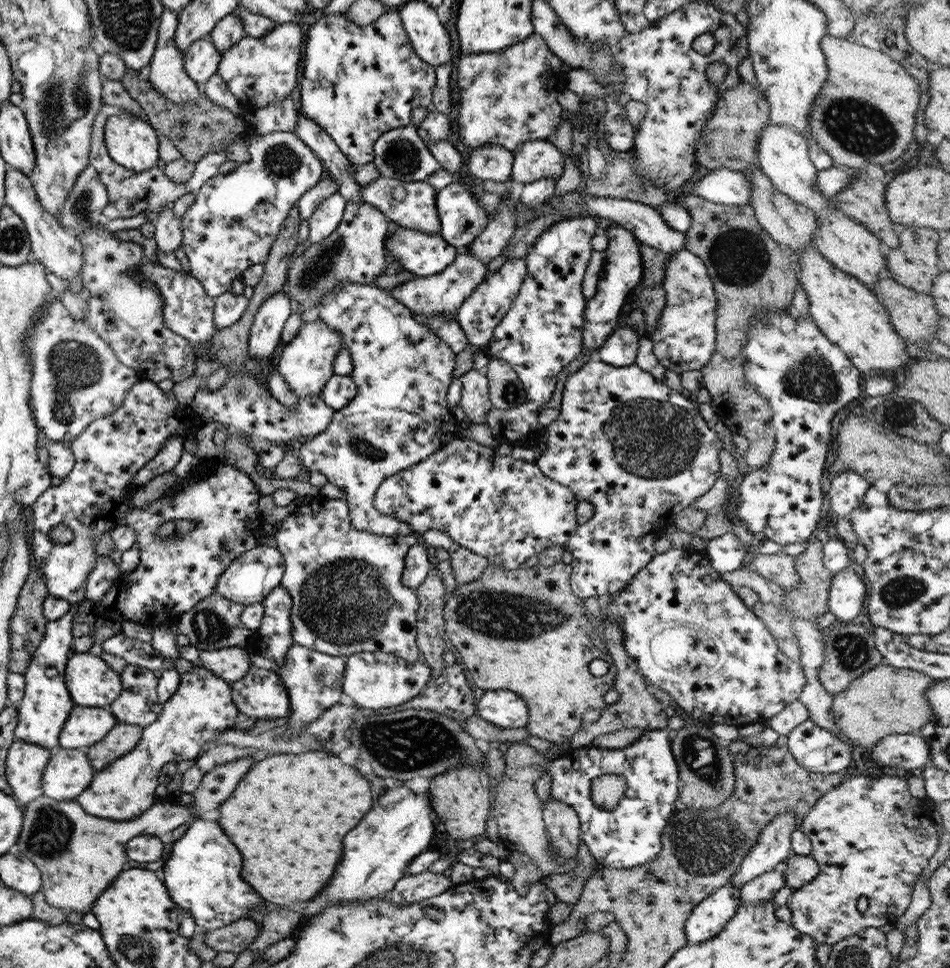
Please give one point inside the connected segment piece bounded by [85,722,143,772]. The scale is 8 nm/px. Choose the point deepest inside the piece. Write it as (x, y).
(122, 738)

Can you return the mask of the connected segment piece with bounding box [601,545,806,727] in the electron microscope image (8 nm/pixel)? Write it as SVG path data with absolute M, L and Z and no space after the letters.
M694 545L687 550L670 549L662 554L656 553L654 558L615 594L612 594L612 602L608 606L602 605L604 620L601 628L605 630L610 621L620 623L624 627L625 648L628 655L638 663L638 671L644 676L644 680L649 681L654 686L664 689L672 697L672 700L688 714L696 719L709 725L713 724L730 724L736 727L752 723L765 722L769 718L782 712L788 704L798 700L801 690L806 684L806 676L802 670L802 664L799 660L790 660L784 652L776 645L774 636L770 634L769 628L760 618L758 618L751 608L748 608L736 589L721 577L721 573L716 572L710 564L710 559L702 546Z

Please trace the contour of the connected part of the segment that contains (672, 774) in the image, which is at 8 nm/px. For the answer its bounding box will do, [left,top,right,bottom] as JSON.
[547,729,680,869]

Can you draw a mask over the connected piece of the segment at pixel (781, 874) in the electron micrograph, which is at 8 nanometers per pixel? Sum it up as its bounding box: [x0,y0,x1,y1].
[741,860,786,906]

